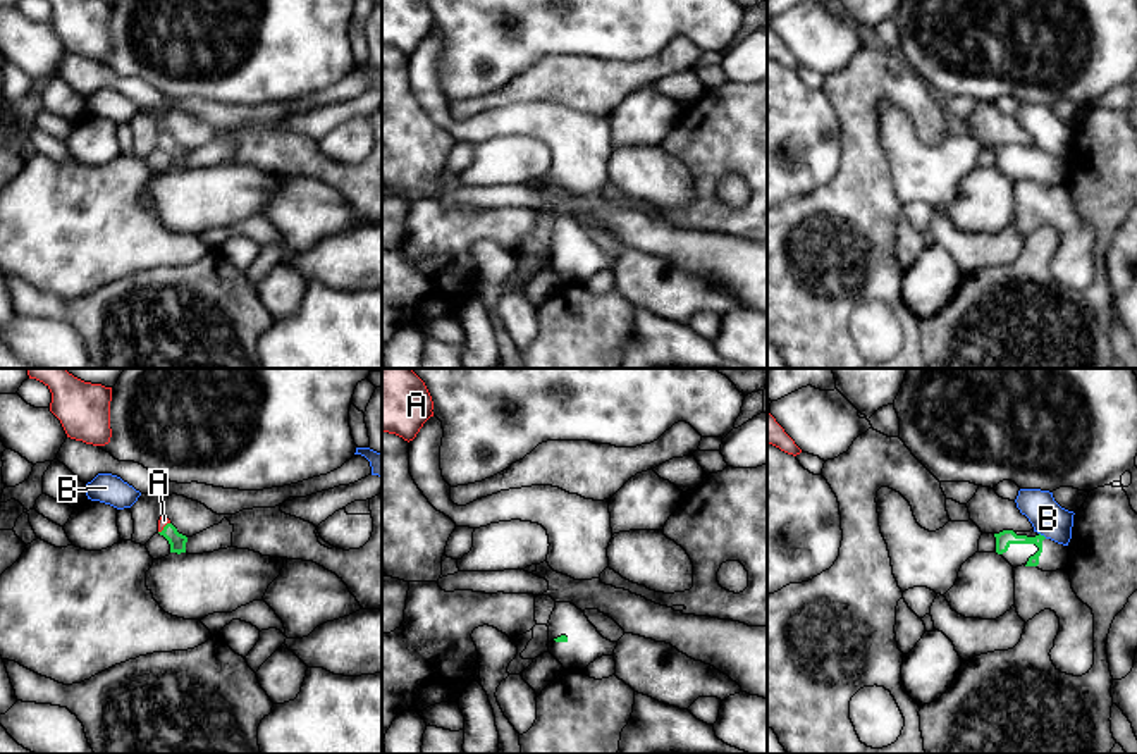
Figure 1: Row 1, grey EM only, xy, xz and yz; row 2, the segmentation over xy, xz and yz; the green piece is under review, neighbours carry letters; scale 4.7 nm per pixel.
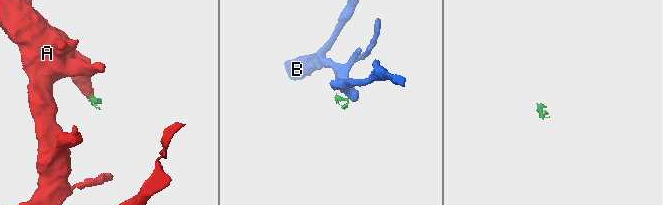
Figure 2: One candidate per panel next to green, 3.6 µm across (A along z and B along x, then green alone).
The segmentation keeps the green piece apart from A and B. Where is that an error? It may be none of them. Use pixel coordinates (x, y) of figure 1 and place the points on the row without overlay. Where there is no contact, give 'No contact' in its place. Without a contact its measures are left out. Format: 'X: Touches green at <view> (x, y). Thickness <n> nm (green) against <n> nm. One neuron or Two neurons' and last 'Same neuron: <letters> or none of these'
A: Touches green at xy (164, 142). Thickness 80 nm (green) against 50 nm. One neuron
B: Touches green at yz (1043, 150). Thickness 80 nm (green) against 160 nm. Two neurons
Same neuron: A

